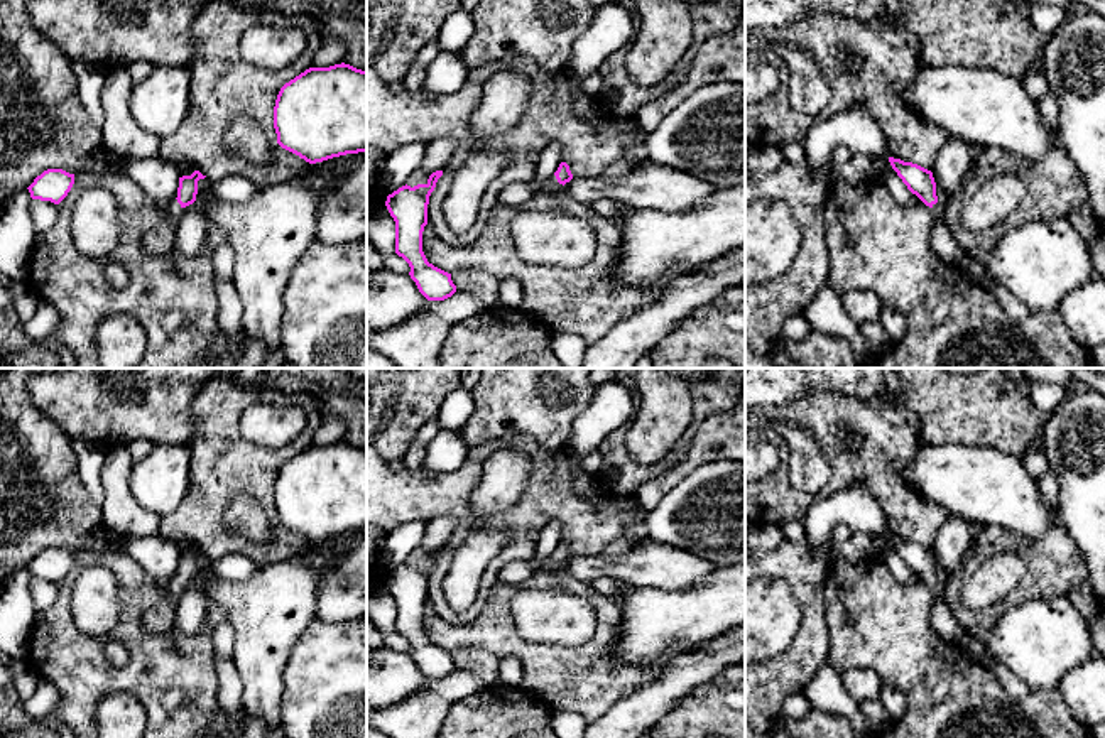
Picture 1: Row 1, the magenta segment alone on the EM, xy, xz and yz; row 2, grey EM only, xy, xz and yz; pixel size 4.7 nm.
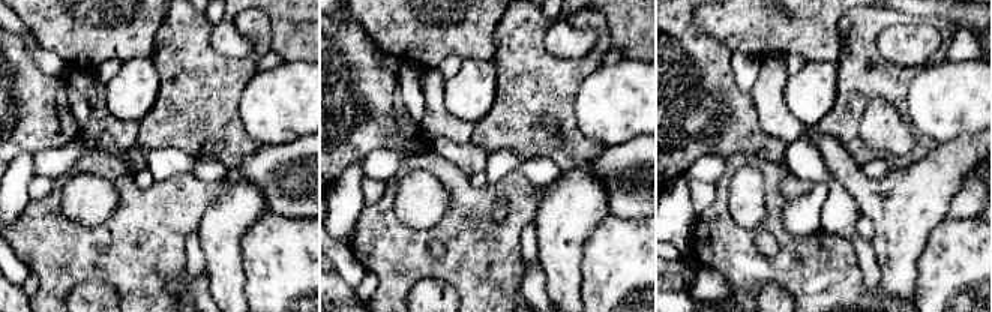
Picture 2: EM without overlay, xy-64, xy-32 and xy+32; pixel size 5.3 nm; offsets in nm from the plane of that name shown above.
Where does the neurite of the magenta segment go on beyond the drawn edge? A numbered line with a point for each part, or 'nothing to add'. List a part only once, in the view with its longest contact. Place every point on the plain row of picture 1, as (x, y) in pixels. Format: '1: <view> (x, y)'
1: xy (159, 618)

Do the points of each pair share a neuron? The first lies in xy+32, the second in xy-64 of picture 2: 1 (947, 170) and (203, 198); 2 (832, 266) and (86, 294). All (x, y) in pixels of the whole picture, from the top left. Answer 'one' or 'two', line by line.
1: two
2: two

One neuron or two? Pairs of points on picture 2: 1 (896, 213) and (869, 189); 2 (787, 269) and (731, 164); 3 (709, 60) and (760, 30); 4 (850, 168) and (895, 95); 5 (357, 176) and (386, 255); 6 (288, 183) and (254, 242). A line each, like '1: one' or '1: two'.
1: one
2: one
3: two
4: two
5: two
6: two

